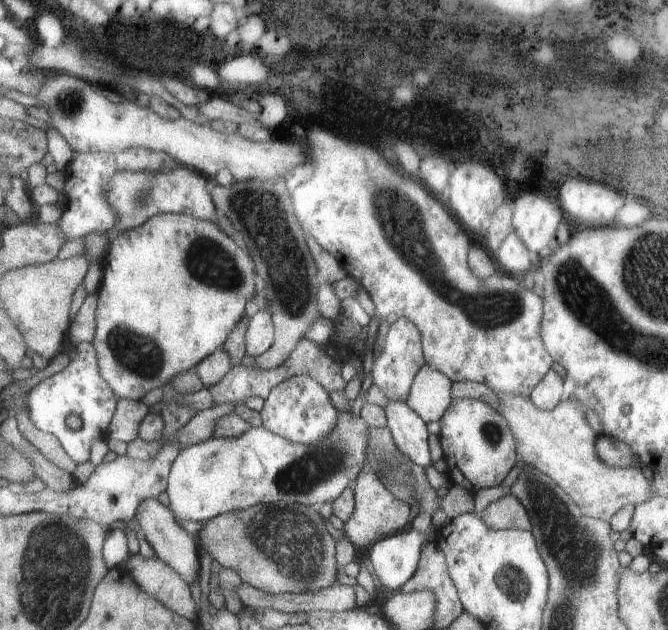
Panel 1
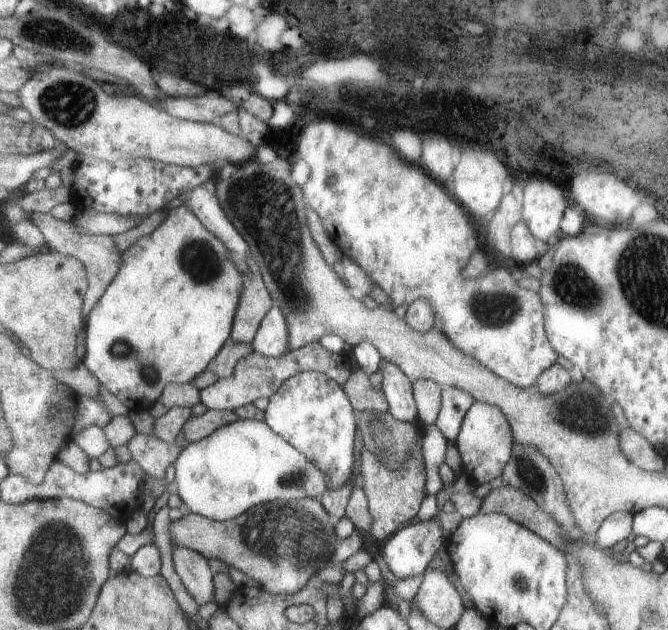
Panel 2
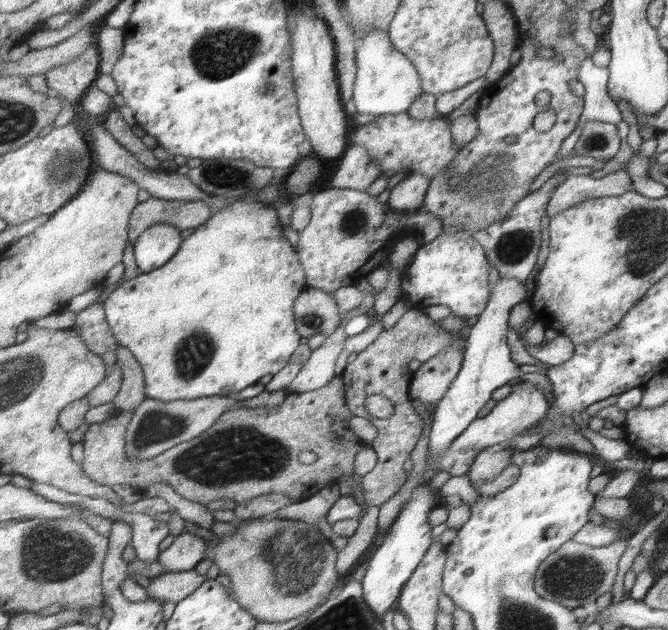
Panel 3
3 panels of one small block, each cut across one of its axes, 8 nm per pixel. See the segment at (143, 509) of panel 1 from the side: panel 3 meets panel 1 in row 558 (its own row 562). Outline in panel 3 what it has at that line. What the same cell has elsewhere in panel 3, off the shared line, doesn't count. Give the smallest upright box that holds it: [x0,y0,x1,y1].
[159,532,209,572]

